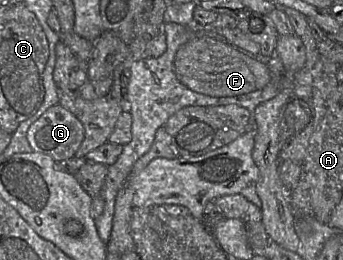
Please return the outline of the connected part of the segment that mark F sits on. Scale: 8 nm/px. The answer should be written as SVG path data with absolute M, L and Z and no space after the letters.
M165 22L167 50L157 58L134 60L130 65L130 82L127 92L127 109L132 116L132 140L123 146L123 151L115 164L108 166L101 196L105 206L103 213L95 219L97 232L107 244L111 238L113 216L118 192L127 183L134 164L152 147L157 131L164 127L171 116L189 106L224 106L238 105L254 113L262 103L272 99L283 90L290 90L291 95L310 96L312 99L312 72L304 68L297 73L287 71L276 55L265 57L251 54L220 35L213 26L181 25Z

